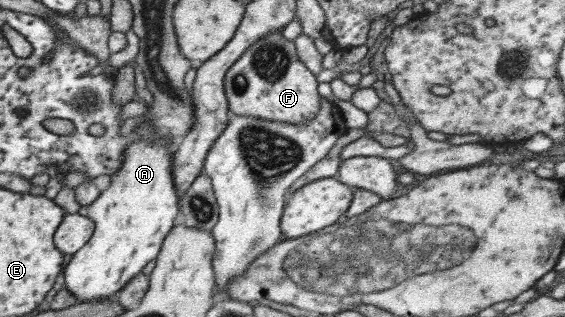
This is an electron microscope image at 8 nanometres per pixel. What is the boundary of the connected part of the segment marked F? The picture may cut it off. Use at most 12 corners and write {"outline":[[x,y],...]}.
{"outline":[[272,30],[228,67],[229,113],[304,124],[315,75]]}

